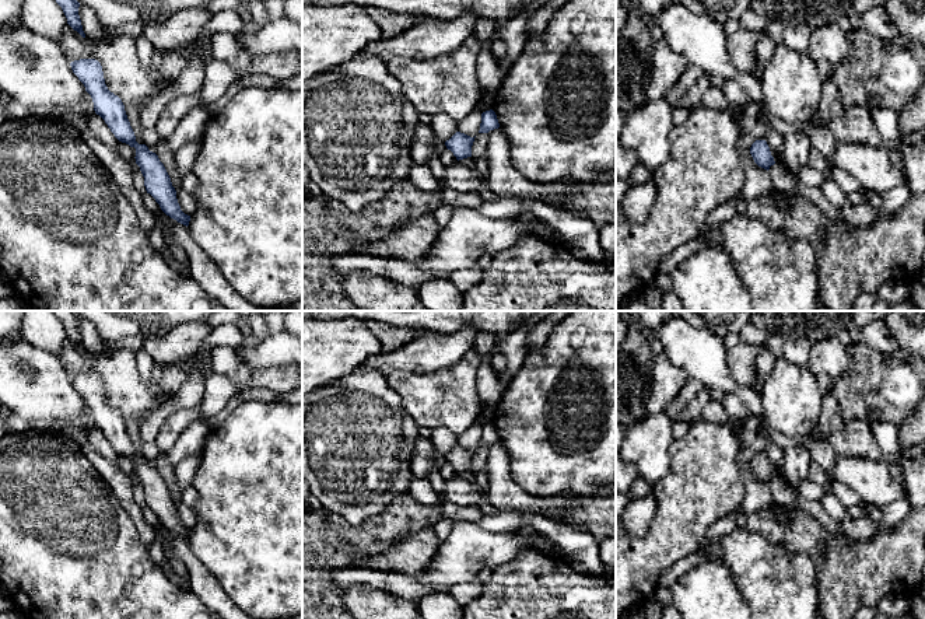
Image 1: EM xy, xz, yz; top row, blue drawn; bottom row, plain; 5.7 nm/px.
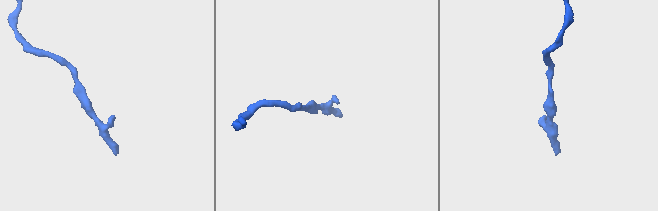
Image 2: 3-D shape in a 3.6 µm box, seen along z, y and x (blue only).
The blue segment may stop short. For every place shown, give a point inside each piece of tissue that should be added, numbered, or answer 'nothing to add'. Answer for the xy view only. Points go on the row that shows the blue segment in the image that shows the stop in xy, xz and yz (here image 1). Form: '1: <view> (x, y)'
nothing to add

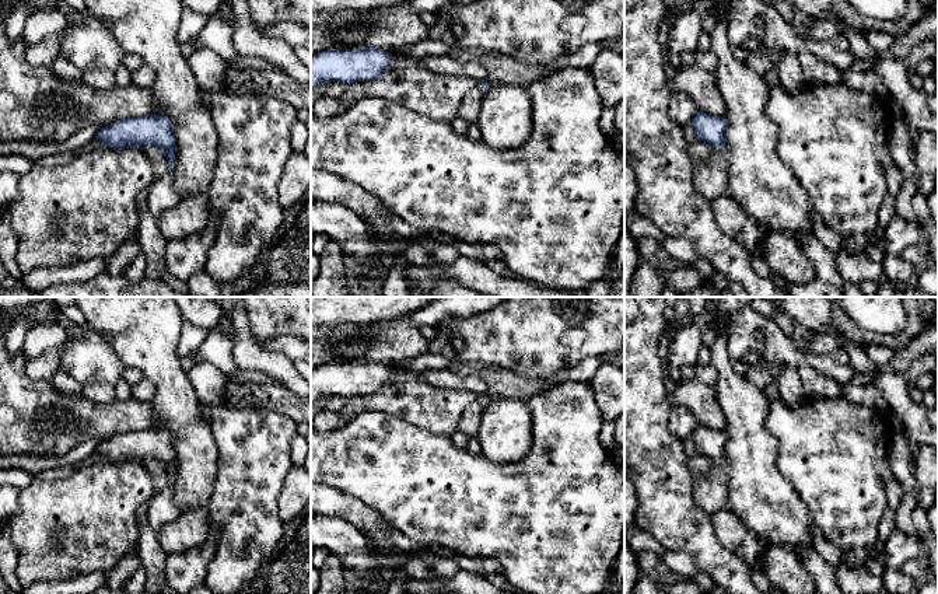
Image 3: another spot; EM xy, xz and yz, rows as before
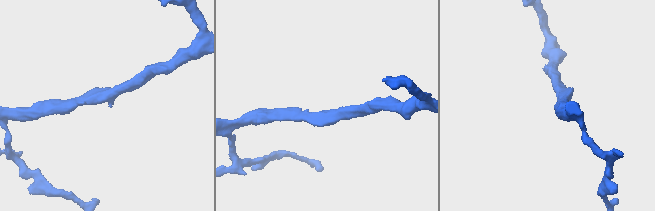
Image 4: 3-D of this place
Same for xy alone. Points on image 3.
1: xy (161, 196)

